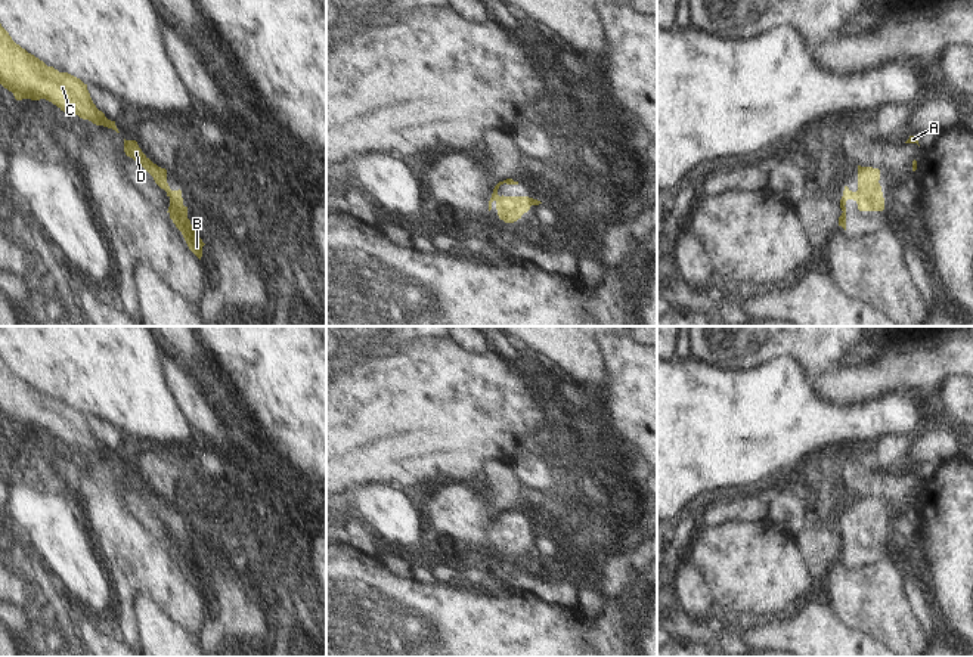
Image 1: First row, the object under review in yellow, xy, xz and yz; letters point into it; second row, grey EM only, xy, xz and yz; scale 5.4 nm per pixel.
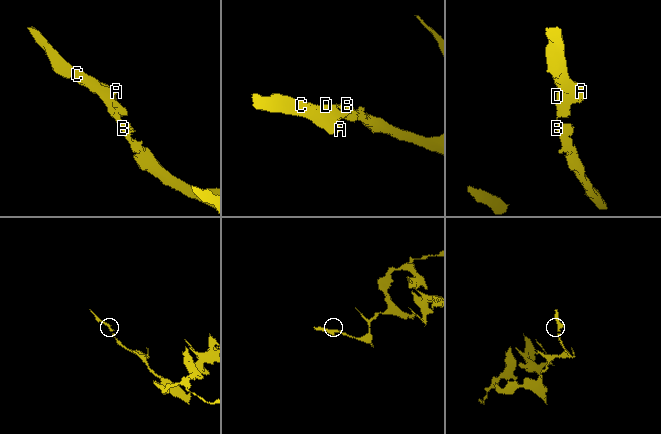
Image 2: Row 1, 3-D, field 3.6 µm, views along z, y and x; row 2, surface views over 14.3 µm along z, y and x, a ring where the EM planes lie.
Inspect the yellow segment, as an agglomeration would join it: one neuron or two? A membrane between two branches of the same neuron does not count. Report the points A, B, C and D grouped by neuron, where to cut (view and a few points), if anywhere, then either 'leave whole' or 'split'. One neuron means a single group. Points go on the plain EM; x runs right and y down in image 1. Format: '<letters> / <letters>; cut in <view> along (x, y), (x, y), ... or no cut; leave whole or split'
A B C D; no cut; leave whole

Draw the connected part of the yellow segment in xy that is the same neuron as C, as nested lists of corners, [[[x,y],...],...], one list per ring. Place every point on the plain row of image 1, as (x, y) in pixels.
[[[0,354],[0,415],[16,431],[46,430],[66,446],[75,444],[96,456],[115,461],[115,452],[105,447],[93,434],[87,415],[80,409],[59,403],[16,375]]]

